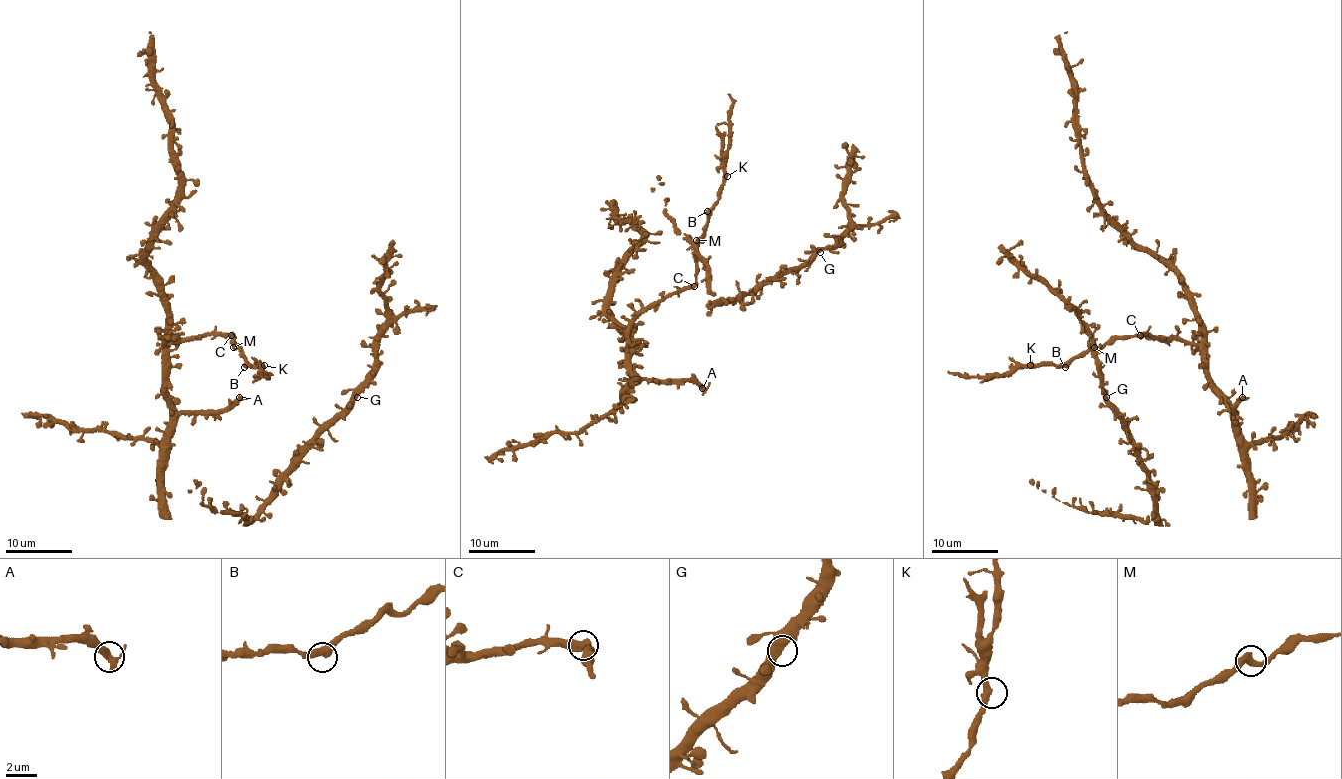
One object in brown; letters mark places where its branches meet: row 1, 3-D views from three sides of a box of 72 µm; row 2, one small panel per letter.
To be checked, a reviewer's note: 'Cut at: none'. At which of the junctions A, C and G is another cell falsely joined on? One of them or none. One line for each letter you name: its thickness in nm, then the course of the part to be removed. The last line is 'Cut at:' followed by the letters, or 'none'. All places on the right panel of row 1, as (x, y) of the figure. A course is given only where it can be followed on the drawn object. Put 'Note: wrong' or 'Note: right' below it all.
C: 420 nm | (1139, 336), (1111, 337), (1099, 347), (1091, 347), (1063, 364), (1012, 367), (1002, 375), (947, 372)
Cut at: C
Note: wrong

